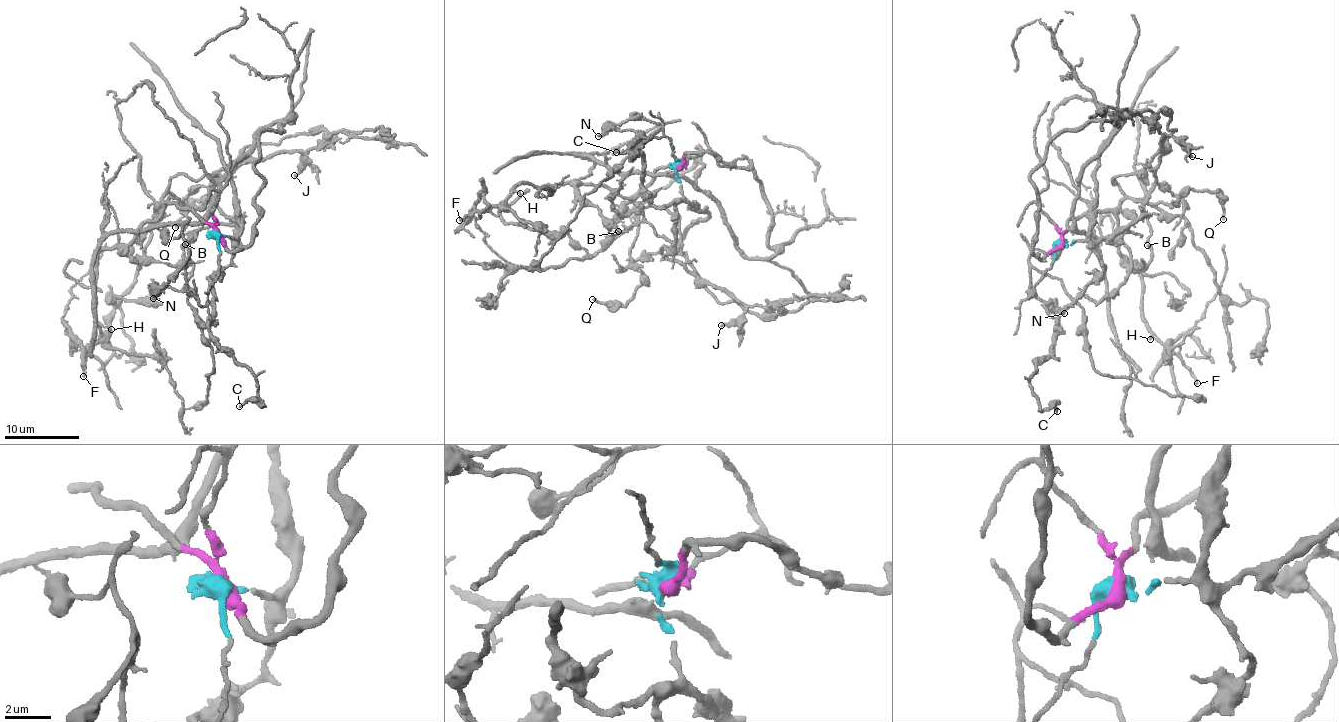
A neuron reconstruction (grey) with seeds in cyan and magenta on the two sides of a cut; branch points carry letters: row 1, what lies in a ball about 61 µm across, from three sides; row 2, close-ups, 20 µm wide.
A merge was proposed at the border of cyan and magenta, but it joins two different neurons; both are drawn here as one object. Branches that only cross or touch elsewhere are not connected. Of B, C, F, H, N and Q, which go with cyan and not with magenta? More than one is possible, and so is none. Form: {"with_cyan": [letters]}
{"with_cyan": ["C", "N"]}

